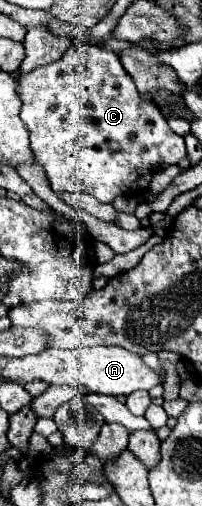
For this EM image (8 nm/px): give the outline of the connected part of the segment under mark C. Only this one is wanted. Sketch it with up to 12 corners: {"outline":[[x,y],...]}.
{"outline":[[113,51],[21,75],[53,191],[145,191],[183,137]]}

